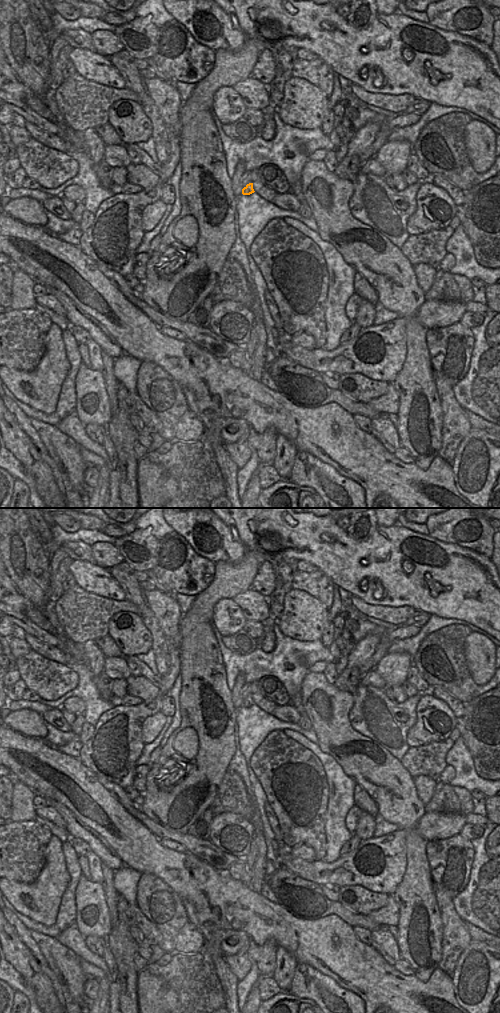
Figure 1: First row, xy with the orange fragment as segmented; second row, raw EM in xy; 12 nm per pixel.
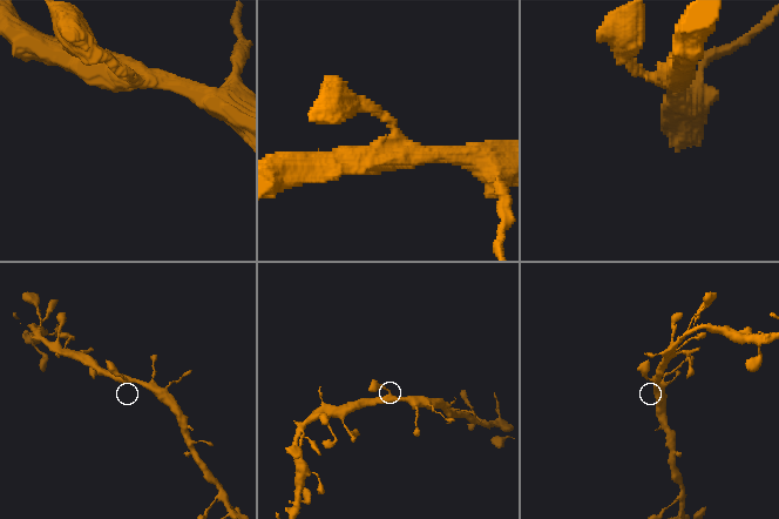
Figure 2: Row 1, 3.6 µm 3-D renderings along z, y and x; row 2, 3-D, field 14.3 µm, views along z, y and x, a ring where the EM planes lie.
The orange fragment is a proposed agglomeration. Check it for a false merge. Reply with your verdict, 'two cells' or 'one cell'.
one cell

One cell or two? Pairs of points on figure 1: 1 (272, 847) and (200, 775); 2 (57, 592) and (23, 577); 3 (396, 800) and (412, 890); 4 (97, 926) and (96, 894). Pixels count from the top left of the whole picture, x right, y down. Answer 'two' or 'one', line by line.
1: two
2: two
3: one
4: one

